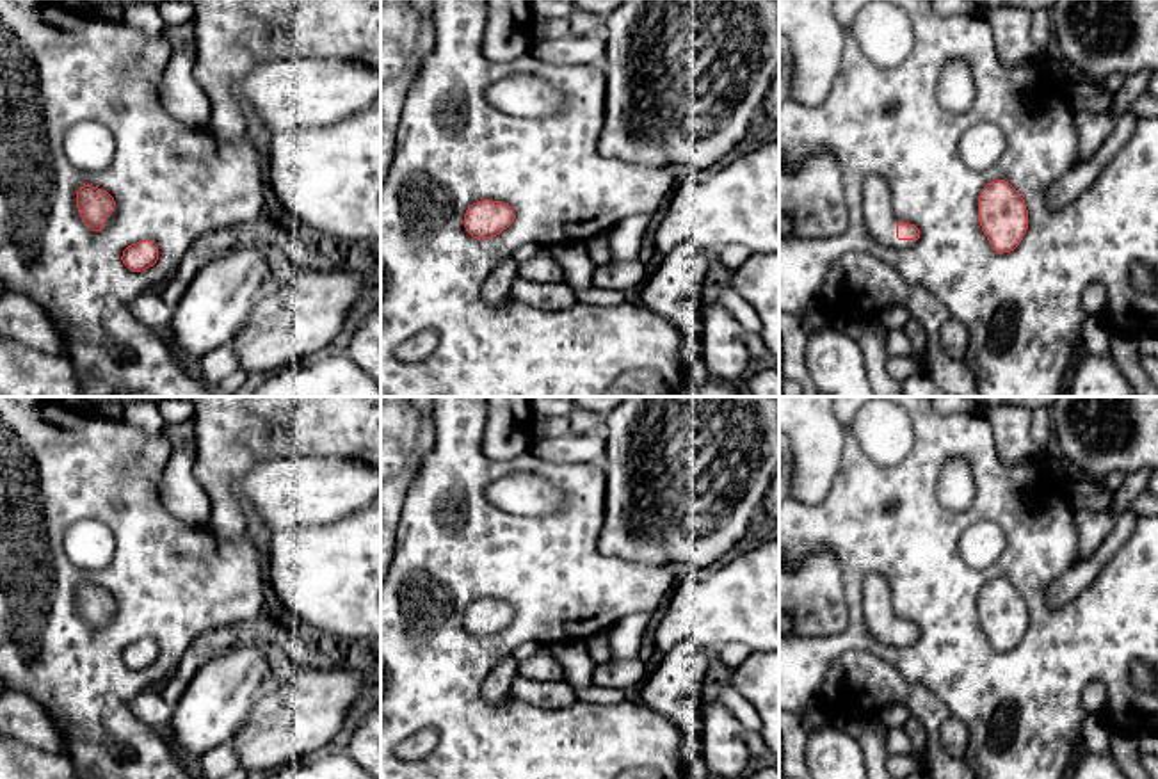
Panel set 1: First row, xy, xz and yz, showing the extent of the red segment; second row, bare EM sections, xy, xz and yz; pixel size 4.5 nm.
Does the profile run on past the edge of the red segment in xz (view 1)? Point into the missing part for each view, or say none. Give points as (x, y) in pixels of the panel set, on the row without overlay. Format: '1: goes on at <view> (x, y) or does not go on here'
1: does not go on here

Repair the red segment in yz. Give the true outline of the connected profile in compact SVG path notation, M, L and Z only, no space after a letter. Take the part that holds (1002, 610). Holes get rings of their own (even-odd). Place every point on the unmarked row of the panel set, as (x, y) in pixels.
M1009 580L987 582L978 594L978 621L996 651L1010 651L1028 628L1025 598Z

